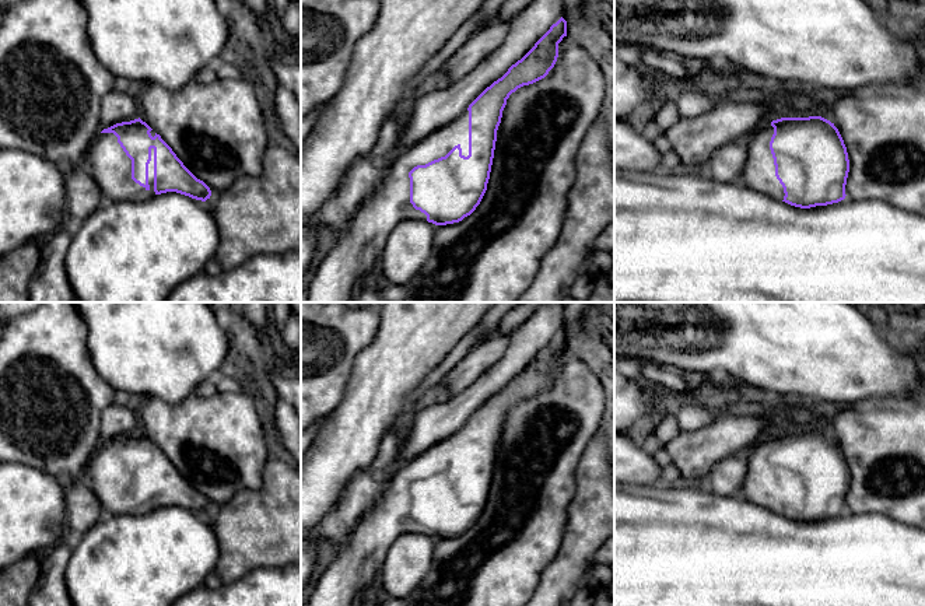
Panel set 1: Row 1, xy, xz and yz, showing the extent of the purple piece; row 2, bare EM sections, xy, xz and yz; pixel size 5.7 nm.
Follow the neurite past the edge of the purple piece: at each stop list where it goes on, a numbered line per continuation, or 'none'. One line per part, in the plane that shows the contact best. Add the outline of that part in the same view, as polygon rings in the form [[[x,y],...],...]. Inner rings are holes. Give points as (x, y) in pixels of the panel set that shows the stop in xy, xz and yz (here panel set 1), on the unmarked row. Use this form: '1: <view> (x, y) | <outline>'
1: xz (357, 564) | [[[469,424],[399,466],[385,497],[364,515],[350,542],[337,553],[312,593],[308,606],[357,606],[362,592],[378,578],[392,543],[403,533],[427,529],[410,516],[409,486],[445,470],[455,459],[469,469]]]

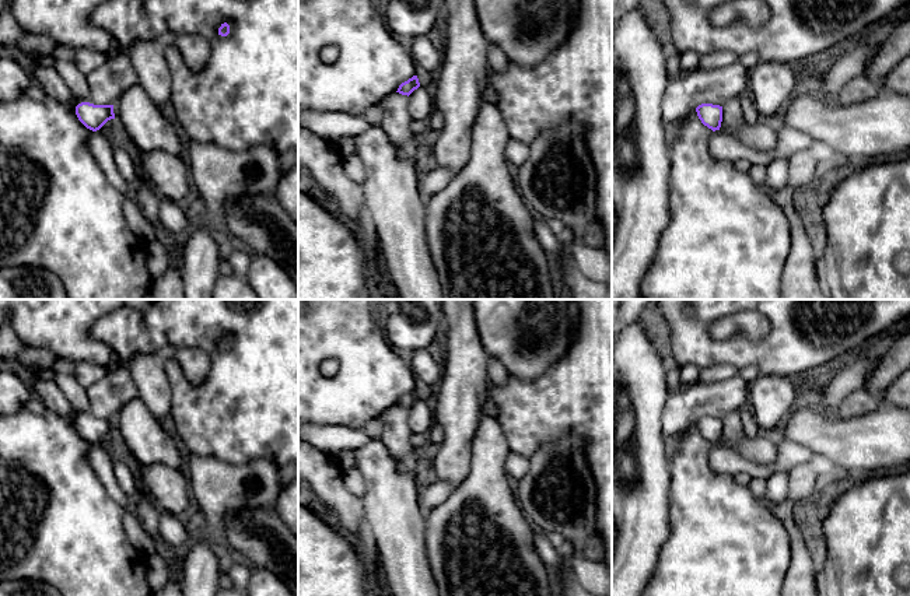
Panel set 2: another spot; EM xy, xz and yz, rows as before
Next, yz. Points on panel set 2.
none

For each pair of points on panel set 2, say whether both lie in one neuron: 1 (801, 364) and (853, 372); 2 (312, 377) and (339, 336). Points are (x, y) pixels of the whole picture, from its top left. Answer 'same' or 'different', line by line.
1: different
2: same

